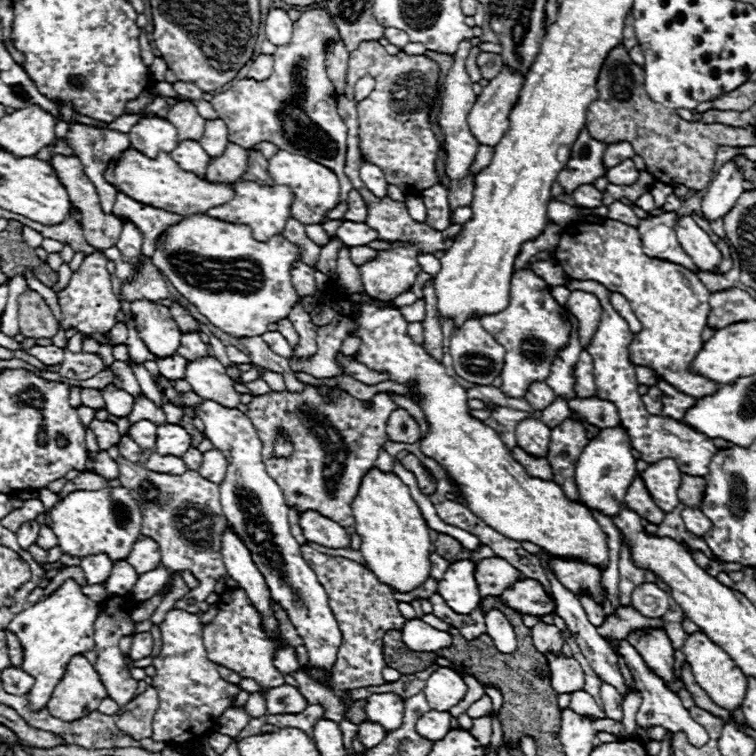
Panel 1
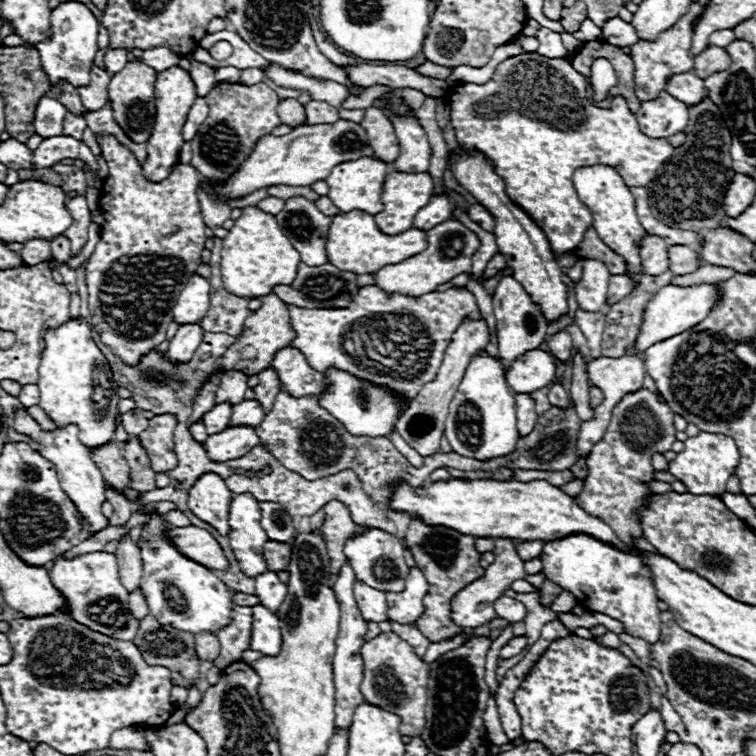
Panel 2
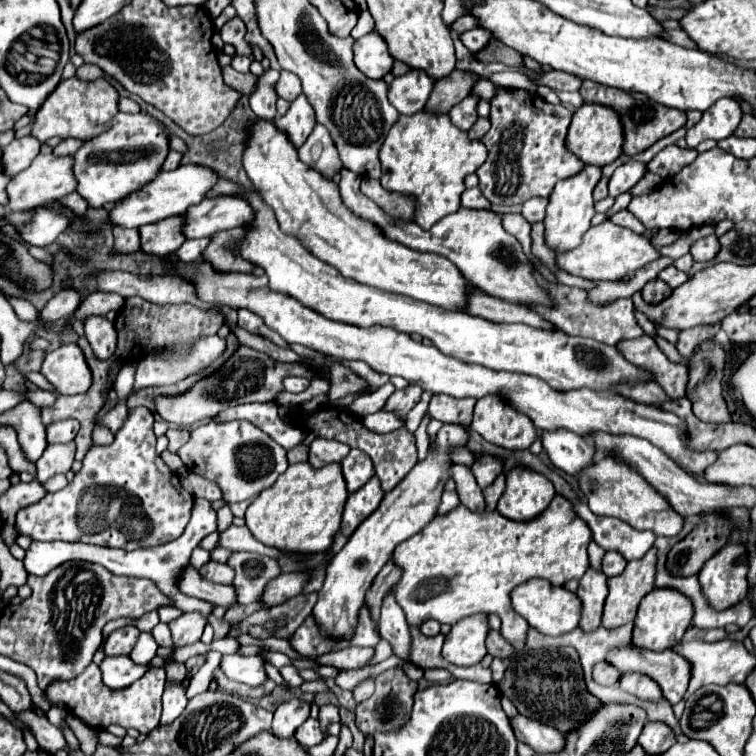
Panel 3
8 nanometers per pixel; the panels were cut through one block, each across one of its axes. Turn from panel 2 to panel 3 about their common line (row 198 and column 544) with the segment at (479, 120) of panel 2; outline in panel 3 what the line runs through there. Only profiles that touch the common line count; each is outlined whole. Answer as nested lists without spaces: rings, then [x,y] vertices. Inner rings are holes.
[[[556,496],[554,502],[544,510],[534,522],[514,522],[494,512],[470,512],[466,506],[456,506],[452,512],[444,516],[434,516],[426,530],[420,530],[412,538],[400,542],[392,554],[392,562],[402,570],[400,580],[392,586],[392,594],[400,608],[406,614],[408,626],[420,626],[426,620],[438,620],[440,624],[456,624],[458,620],[486,612],[496,614],[502,620],[502,636],[518,648],[524,648],[524,638],[528,630],[528,622],[510,608],[510,592],[514,586],[532,580],[544,578],[552,586],[562,586],[566,580],[582,578],[588,570],[588,552],[586,546],[592,540],[592,532],[582,518],[572,512],[570,500],[564,496]]]

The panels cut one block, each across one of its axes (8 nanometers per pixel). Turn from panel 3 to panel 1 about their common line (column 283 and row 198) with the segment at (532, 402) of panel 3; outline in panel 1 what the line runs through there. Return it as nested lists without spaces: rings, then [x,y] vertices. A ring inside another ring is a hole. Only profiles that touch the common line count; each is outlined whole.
[[[278,150],[272,158],[268,158],[268,172],[276,184],[290,186],[290,190],[294,192],[294,204],[290,206],[290,216],[302,224],[320,224],[324,218],[324,212],[338,204],[338,194],[340,194],[338,178],[330,168],[306,156]]]

